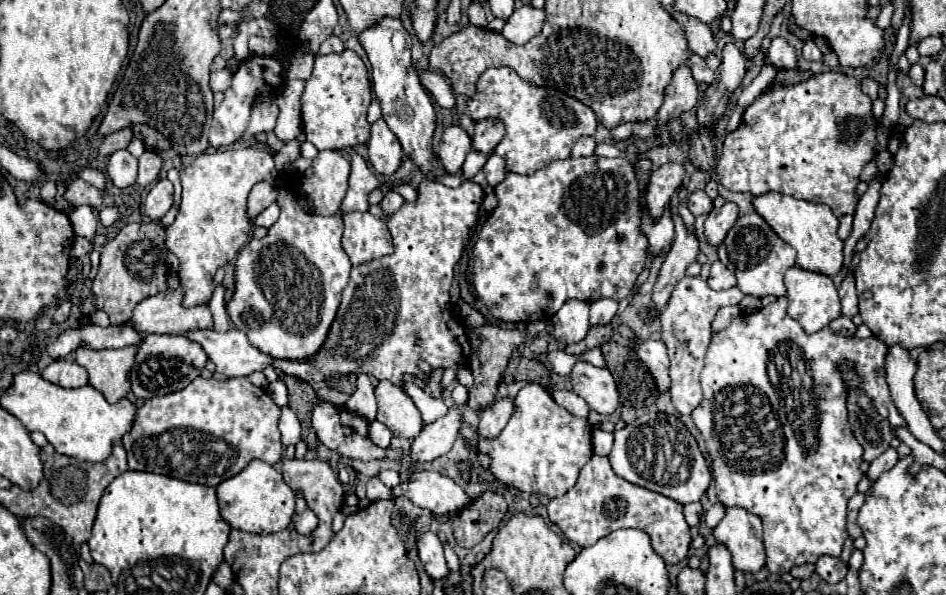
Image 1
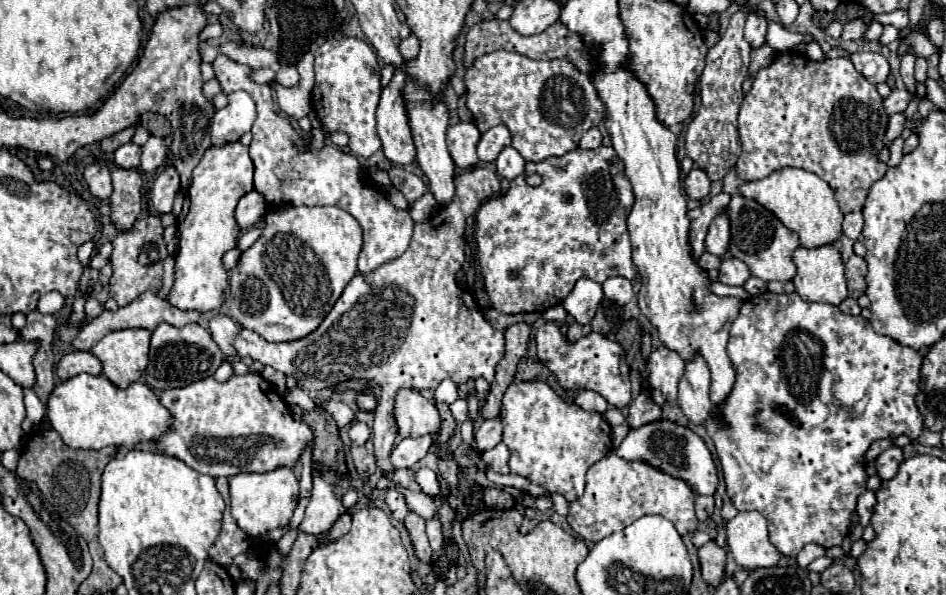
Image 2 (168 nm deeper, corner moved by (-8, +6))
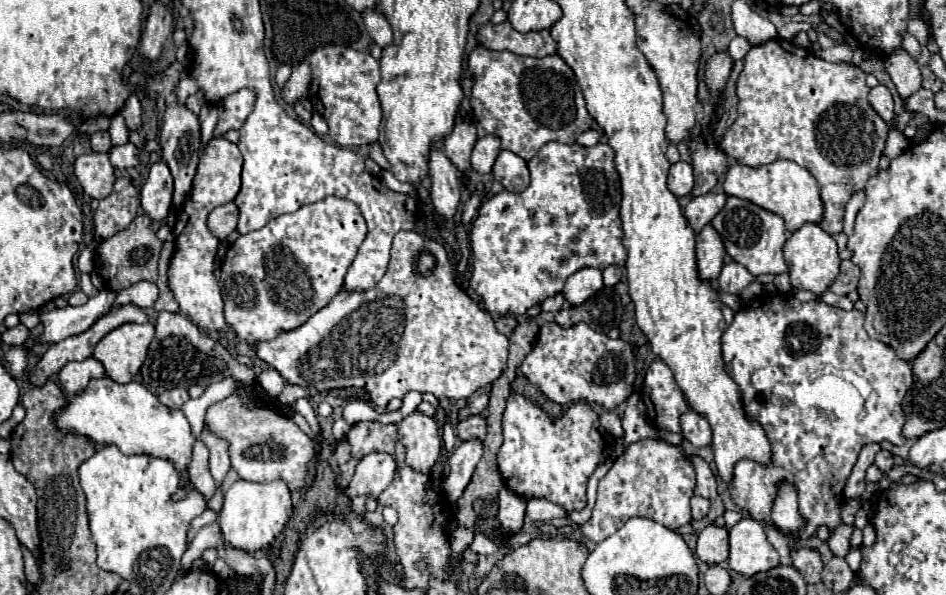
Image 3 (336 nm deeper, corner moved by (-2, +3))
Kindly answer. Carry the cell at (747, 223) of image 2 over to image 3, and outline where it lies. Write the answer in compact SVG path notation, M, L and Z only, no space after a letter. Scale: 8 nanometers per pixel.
M728 196L726 206L716 214L716 218L710 222L716 232L720 234L726 252L732 256L734 262L746 266L750 270L750 274L760 276L760 274L784 274L788 272L782 248L786 244L786 240L790 238L790 232L786 230L784 222L780 216L748 202L736 196Z

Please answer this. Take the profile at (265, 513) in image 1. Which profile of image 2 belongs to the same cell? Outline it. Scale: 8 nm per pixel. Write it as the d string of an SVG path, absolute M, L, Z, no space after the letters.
M288 467L274 469L270 473L242 473L230 477L230 497L232 497L232 517L238 527L250 537L262 537L264 533L286 527L294 507L298 503L298 479Z

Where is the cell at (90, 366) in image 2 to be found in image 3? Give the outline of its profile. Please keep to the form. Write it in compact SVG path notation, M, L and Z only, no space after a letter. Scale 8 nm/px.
M86 358L82 362L68 362L58 372L60 386L68 394L76 394L78 390L84 390L86 382L90 382L92 378L102 378L102 376L104 376L104 366L94 358Z

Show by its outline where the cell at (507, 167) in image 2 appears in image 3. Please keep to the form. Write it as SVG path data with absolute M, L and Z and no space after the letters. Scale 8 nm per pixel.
M502 150L498 154L492 174L498 182L502 182L508 192L522 192L530 184L530 172L526 168L526 162L516 154L510 154L510 150Z

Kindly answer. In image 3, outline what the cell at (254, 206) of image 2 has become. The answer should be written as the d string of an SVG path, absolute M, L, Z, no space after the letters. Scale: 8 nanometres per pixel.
M228 202L226 206L218 206L210 214L210 230L214 236L218 236L222 242L232 234L238 226L238 206L234 202Z

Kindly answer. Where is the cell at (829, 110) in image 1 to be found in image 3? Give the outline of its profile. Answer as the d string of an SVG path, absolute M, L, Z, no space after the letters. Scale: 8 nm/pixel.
M768 40L754 46L744 58L744 70L738 78L738 120L724 132L720 146L730 158L750 168L760 168L776 160L792 160L804 166L820 184L824 202L824 220L820 226L828 234L838 234L842 232L844 206L866 186L868 178L878 174L878 162L888 136L888 124L870 106L868 92L866 74L858 66L820 60L790 40Z

